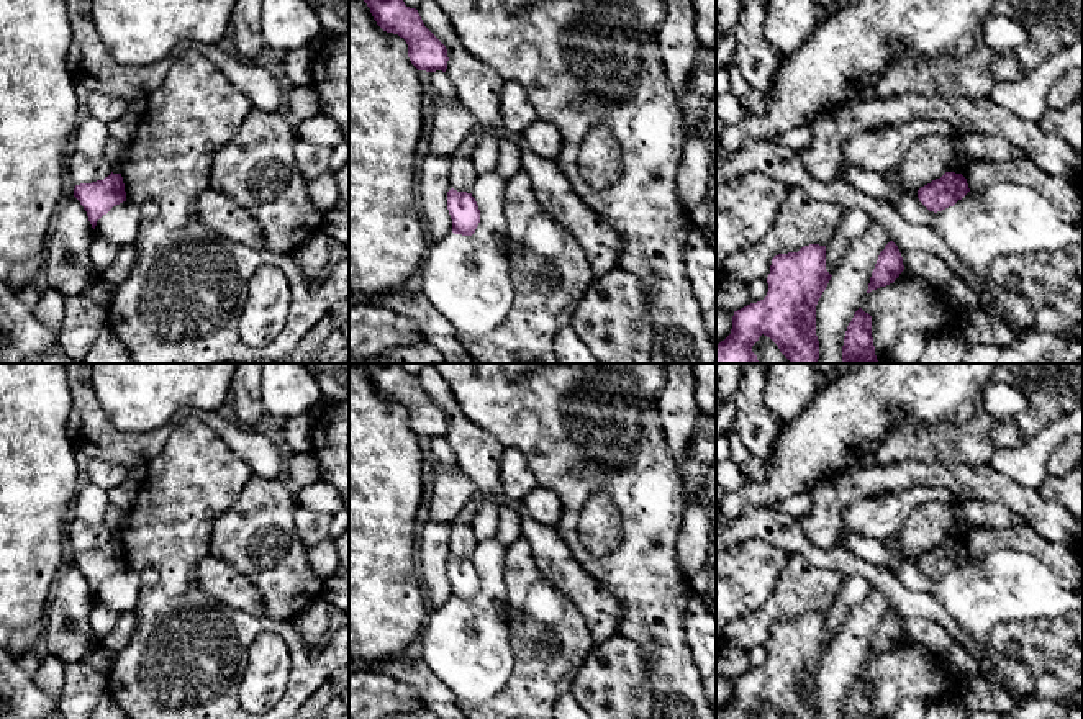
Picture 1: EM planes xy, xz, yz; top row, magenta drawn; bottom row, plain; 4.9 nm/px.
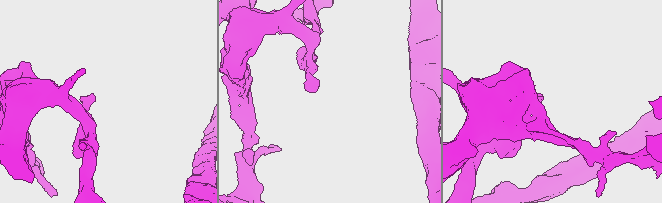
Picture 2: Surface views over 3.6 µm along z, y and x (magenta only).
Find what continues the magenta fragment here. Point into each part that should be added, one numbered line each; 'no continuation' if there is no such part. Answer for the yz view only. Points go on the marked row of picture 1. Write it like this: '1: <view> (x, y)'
no continuation

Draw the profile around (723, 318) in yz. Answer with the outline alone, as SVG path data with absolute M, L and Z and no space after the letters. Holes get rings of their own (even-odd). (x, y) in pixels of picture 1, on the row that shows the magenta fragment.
M716 308L716 346L731 334L732 316L734 313Z

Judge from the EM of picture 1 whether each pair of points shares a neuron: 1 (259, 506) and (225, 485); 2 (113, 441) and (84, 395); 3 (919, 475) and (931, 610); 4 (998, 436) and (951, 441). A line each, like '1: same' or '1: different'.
1: different
2: same
3: different
4: different

